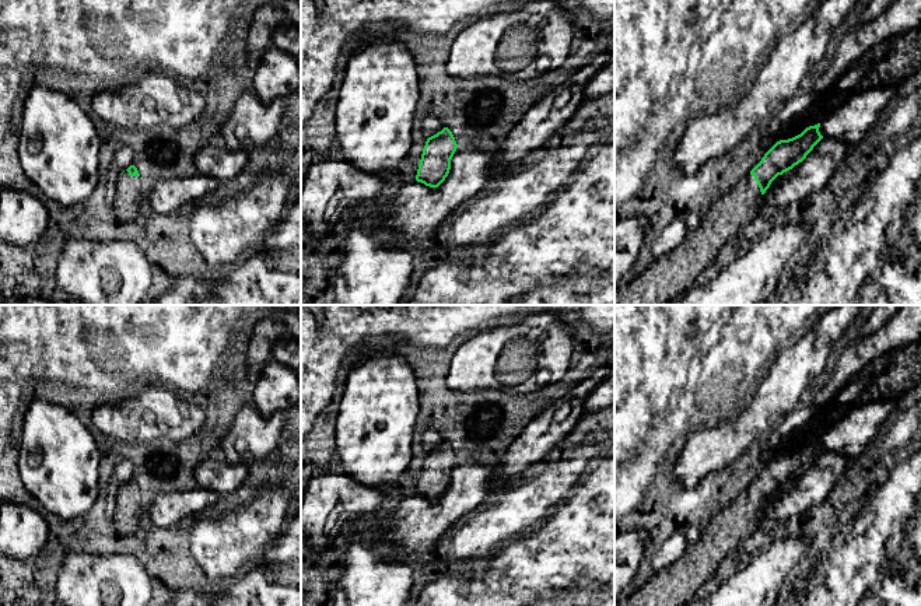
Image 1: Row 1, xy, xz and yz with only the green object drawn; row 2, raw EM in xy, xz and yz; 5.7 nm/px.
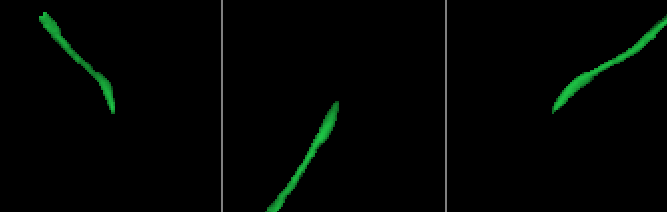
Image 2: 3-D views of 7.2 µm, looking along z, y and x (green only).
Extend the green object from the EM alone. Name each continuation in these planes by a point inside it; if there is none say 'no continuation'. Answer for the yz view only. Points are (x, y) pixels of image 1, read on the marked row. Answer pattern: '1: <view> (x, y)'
1: yz (669, 276)

